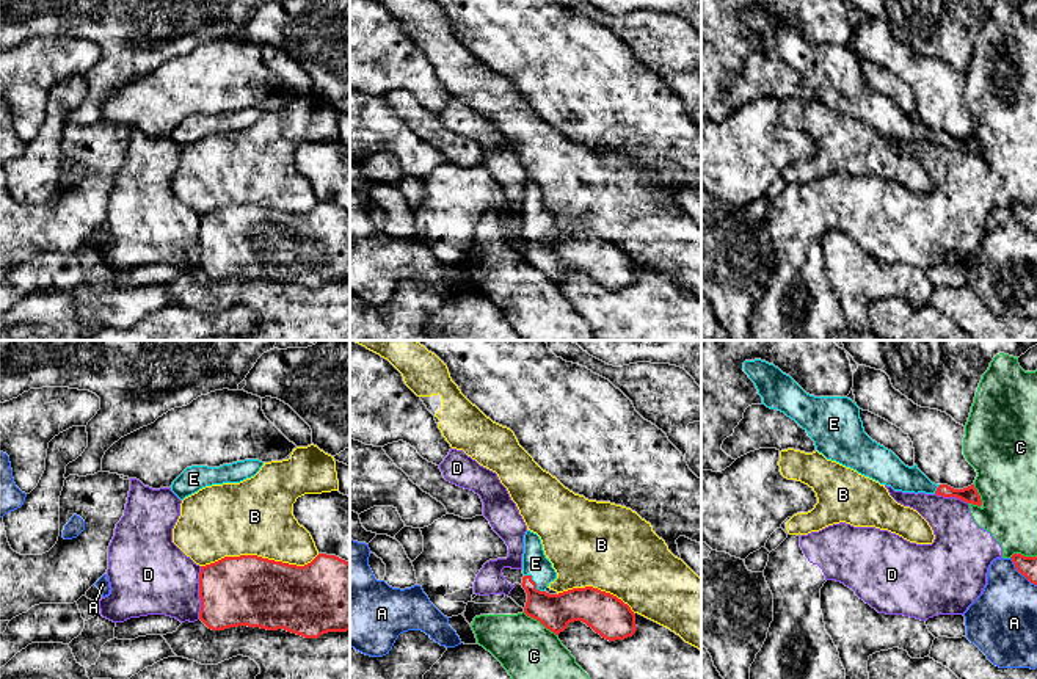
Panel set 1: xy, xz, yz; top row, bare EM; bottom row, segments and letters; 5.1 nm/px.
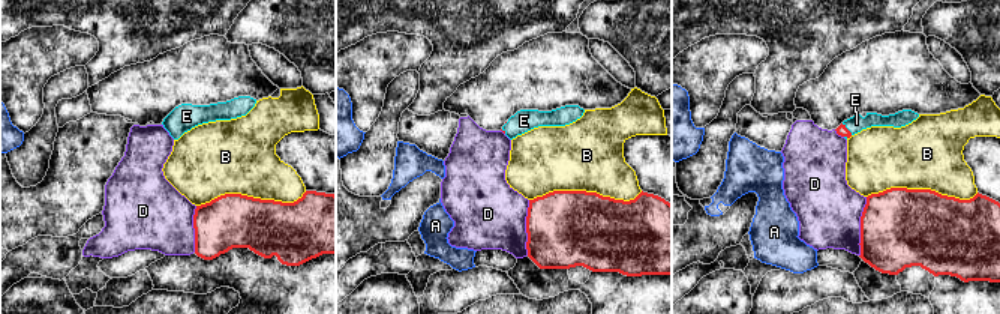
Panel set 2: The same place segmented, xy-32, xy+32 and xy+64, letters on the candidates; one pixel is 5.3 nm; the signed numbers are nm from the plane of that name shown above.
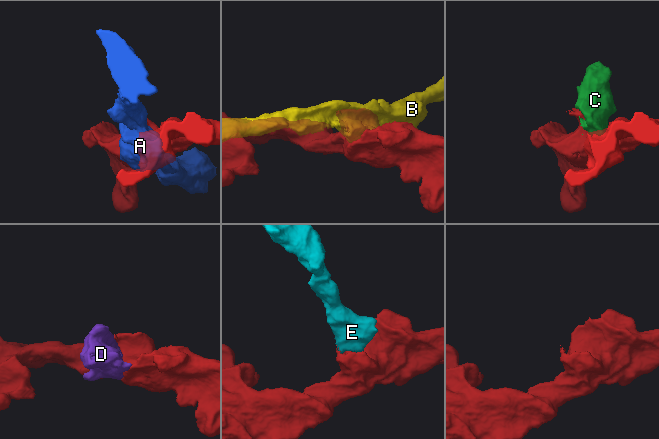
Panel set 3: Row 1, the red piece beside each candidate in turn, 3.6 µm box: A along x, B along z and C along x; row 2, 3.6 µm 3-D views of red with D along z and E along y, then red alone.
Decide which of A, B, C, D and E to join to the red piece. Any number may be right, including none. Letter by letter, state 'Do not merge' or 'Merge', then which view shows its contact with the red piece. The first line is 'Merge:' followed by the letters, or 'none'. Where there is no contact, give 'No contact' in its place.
Merge: E
A: Do not merge. Touches red in yz
B: Do not merge. Touches red in xy
C: Do not merge. Touches red in xz
D: Do not merge. Touches red in xy
E: Merge. Touches red in xz

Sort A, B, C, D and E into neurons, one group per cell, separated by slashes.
A / B / C D / E

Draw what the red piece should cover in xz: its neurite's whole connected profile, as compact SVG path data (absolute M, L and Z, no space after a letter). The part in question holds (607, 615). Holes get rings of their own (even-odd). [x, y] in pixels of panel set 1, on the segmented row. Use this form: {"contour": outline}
{"contour": "M527 530L522 554L522 588L527 593L524 613L559 635L569 623L582 621L609 641L624 640L637 630L635 613L617 596L593 586L559 594L544 590L557 579L544 555L541 539Z"}

